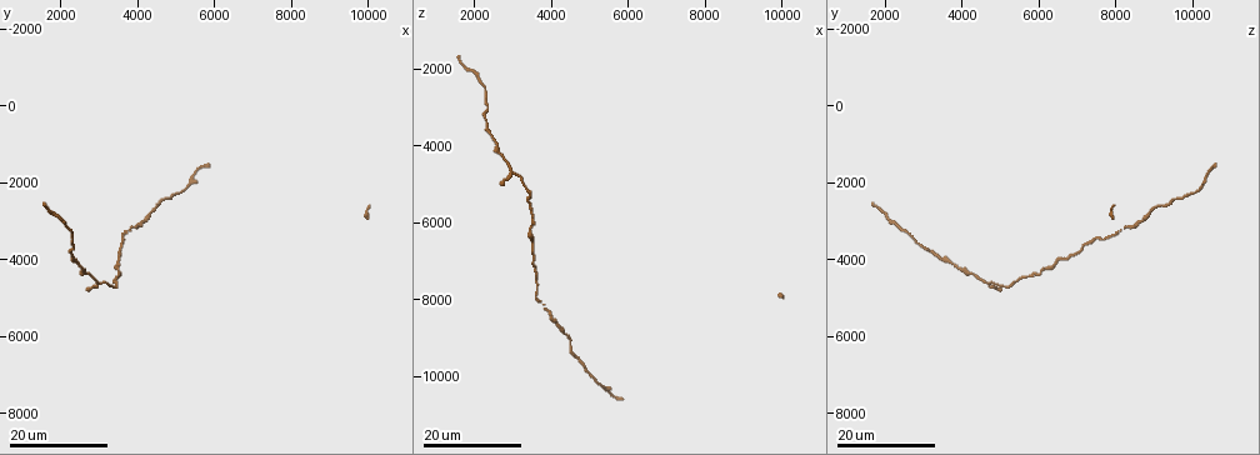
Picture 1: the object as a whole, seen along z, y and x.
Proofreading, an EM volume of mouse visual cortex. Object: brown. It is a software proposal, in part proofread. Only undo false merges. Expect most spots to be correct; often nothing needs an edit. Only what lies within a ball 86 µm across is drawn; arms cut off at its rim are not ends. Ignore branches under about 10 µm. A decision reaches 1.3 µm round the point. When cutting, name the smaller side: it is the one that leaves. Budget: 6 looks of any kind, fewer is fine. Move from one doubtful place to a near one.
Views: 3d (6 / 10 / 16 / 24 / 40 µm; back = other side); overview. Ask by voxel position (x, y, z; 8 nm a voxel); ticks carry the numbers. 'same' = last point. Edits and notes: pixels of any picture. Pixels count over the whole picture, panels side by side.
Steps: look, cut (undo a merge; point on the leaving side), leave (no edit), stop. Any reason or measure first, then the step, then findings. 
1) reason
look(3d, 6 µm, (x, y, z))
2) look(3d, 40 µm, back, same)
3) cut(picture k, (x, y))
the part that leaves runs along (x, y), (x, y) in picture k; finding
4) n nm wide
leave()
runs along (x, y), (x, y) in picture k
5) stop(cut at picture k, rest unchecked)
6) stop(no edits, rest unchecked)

calibre changes
look(3d, 24 µm, (4500, 2650, 9250))

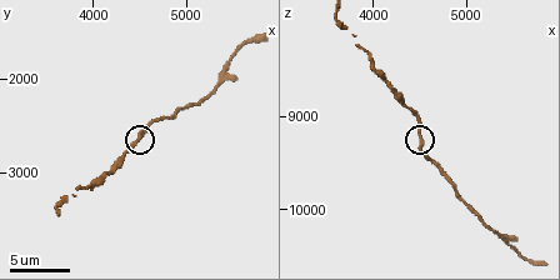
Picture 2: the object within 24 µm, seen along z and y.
look(3d, 6 µm, same)

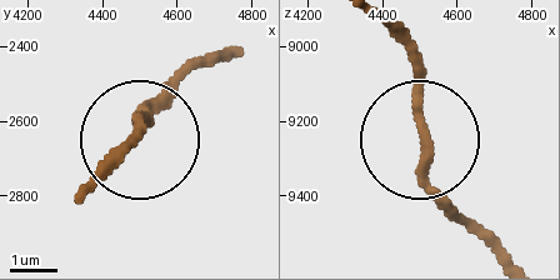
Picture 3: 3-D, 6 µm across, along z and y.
220 nm wide
leave()
runs along (101, 176), (181, 73) in picture 3; one cell here

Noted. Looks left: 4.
calibre changes
look(3d, 10 µm, (4000, 3150, 8450))

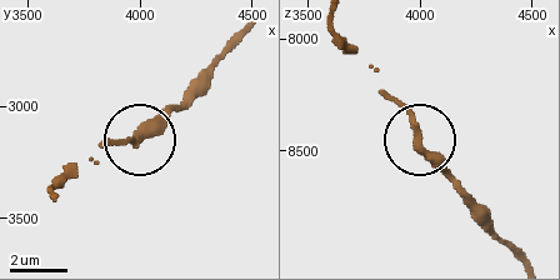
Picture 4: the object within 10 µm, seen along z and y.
leave()
one cell here

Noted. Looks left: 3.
thick turns thin
look(3d, 16 µm, (2600, 4200, 4050))

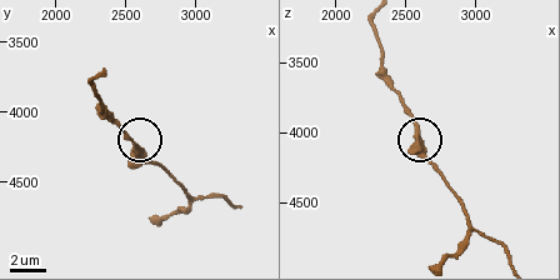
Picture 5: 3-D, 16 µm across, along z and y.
zoom in
look(3d, 10 µm, (2580, 4260, 4000))

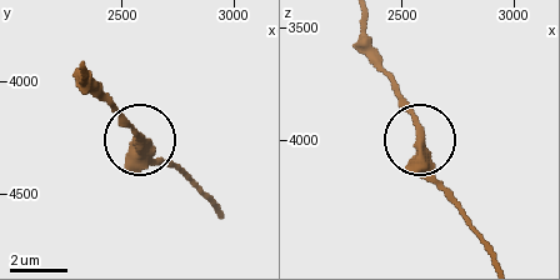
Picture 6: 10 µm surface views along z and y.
leave()
one cell here

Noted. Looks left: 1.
stop(no edits, rest unchecked)

